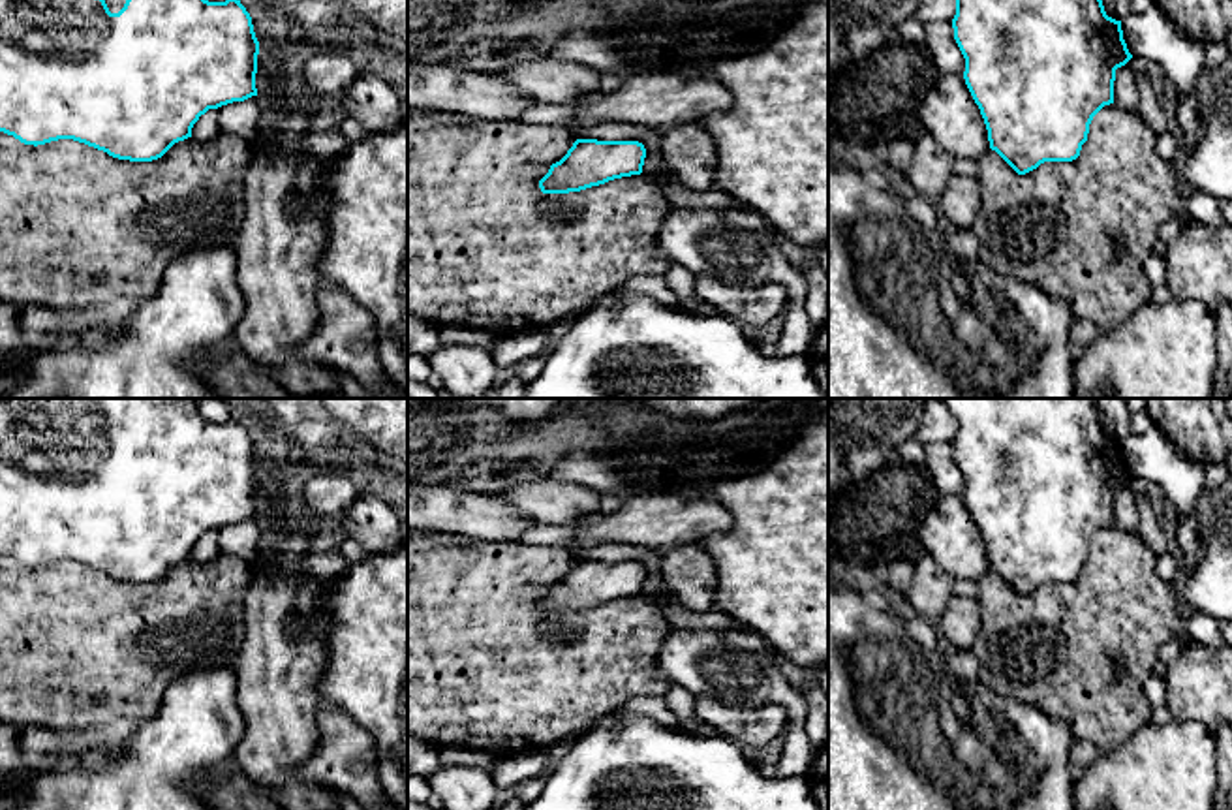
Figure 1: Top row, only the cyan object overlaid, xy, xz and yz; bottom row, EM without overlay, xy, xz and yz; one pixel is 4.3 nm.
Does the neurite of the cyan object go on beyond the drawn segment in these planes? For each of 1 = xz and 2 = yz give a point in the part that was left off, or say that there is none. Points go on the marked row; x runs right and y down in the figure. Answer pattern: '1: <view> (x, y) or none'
1: none
2: none

